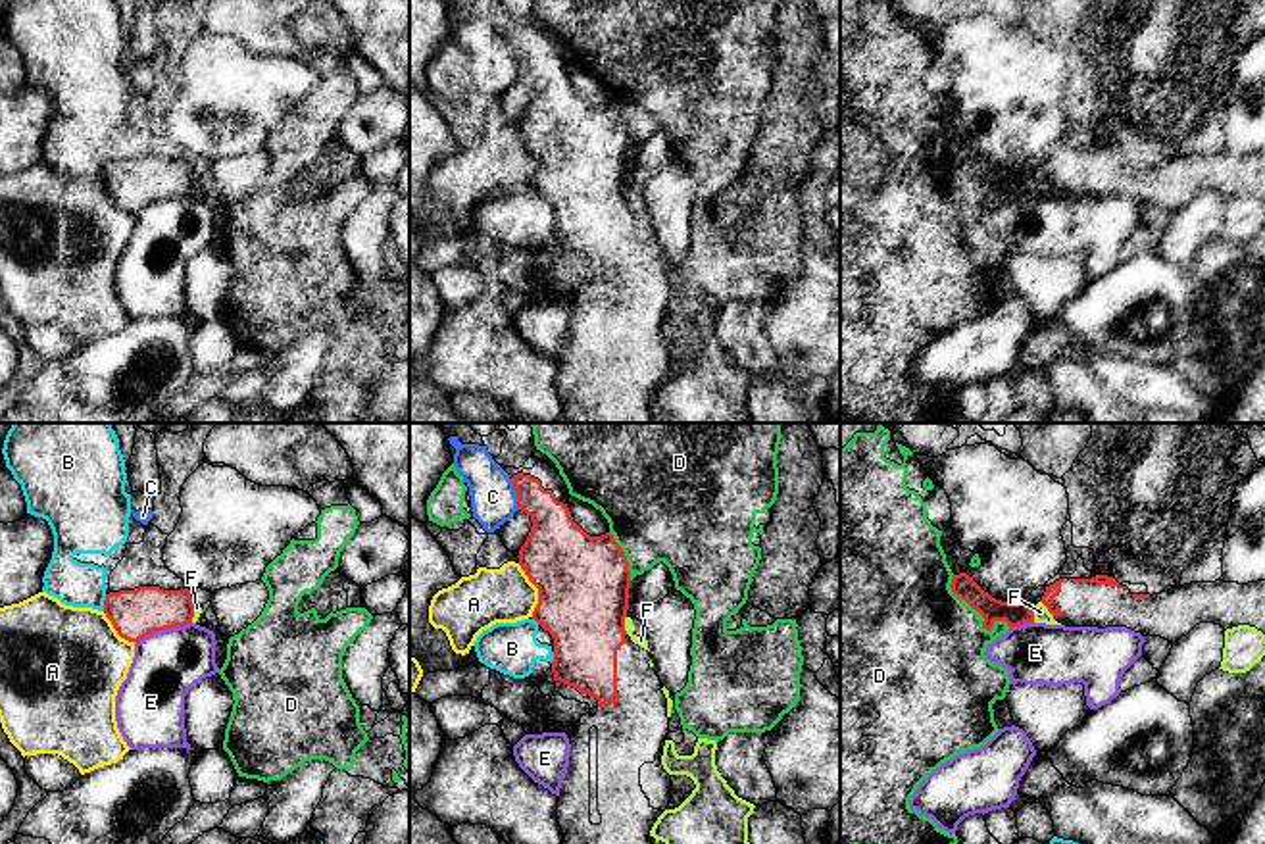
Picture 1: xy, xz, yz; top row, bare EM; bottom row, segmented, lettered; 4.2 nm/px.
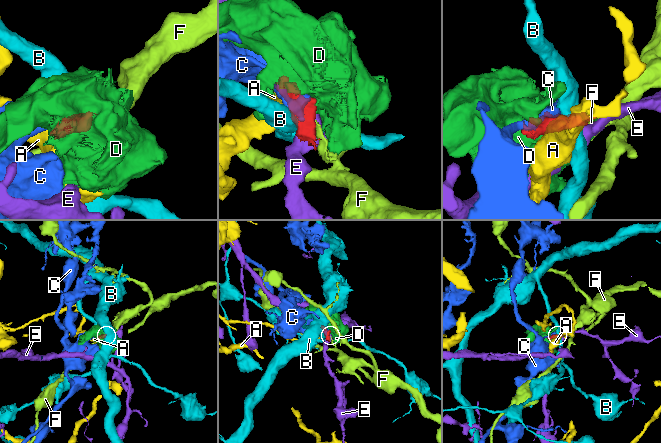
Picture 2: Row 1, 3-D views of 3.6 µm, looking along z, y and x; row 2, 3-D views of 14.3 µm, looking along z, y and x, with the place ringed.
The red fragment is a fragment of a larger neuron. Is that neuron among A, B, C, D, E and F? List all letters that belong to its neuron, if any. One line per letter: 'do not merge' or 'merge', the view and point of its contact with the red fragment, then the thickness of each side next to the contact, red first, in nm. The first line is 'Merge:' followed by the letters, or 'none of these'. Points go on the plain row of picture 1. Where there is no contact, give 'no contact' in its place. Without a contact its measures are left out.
Merge: none of these
A: do not merge | xz (539, 160) | 380/240 nm
B: do not merge | xy (104, 172) | 200/190 nm
C: do not merge | xz (518, 64) | 220/190 nm
D: do not merge | yz (977, 179) | 100/460 nm
E: do not merge | xy (162, 198) | 200/280 nm
F: do not merge | xz (623, 195) | 380/50 nm

